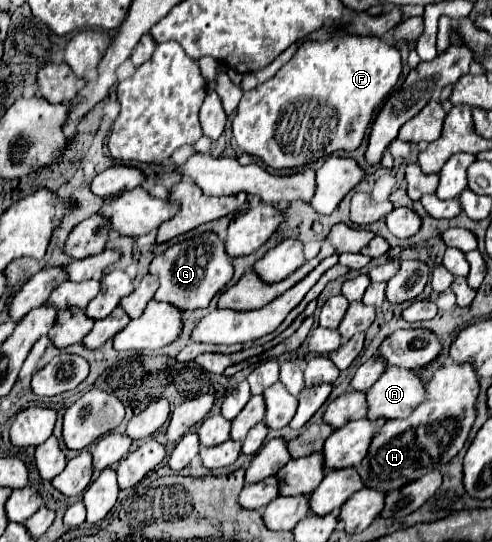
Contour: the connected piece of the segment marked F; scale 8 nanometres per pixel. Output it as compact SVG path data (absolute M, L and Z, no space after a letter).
M336 35L328 41L308 41L272 79L244 93L232 119L232 133L244 153L258 157L272 169L304 167L336 151L354 151L374 119L374 109L392 93L400 73L400 51L378 37Z

